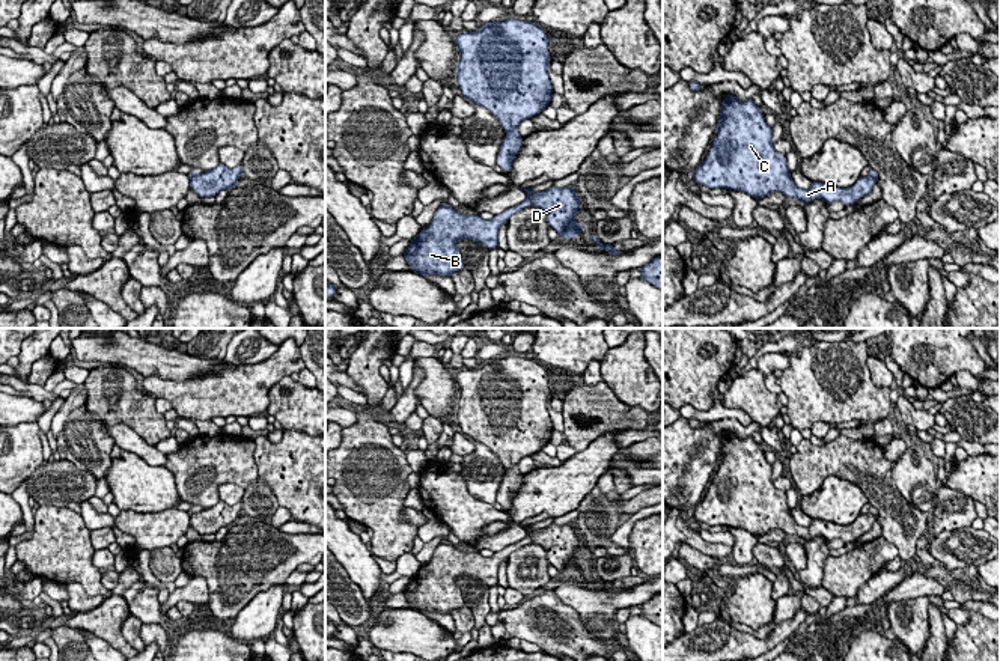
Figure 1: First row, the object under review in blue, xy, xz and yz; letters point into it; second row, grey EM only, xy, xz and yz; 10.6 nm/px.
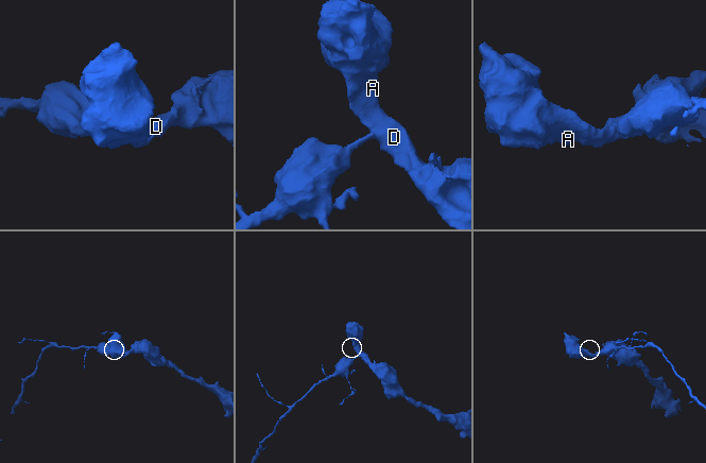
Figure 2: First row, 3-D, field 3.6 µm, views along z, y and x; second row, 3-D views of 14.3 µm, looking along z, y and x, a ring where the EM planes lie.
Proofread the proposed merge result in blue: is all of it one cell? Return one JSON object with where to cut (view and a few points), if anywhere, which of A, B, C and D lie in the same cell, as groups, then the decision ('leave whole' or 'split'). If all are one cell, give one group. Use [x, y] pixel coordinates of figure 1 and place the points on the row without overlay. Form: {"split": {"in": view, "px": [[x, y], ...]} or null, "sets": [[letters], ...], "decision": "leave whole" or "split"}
{"split": {"in": "xz", "px": [[527, 535], [532, 541]]}, "sets": [["A", "C", "D"], ["B"]], "decision": "split"}

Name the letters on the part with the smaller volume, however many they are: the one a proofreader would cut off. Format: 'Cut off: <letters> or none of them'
Cut off: B

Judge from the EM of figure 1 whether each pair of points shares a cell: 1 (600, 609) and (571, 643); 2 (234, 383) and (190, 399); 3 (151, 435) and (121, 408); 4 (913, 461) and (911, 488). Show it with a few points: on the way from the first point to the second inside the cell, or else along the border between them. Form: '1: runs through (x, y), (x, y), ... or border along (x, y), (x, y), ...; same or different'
1: border along (562, 601), (580, 616), (582, 624), (589, 633); different
2: runs through (223, 392), (201, 398); same
3: runs through (145, 428), (128, 411); same
4: runs through (913, 467), (911, 482); same

